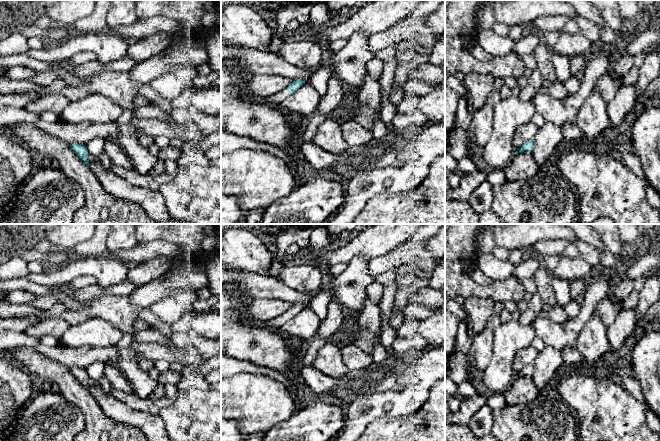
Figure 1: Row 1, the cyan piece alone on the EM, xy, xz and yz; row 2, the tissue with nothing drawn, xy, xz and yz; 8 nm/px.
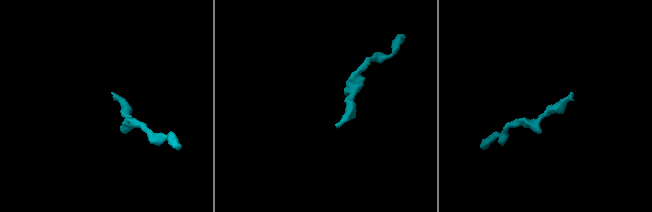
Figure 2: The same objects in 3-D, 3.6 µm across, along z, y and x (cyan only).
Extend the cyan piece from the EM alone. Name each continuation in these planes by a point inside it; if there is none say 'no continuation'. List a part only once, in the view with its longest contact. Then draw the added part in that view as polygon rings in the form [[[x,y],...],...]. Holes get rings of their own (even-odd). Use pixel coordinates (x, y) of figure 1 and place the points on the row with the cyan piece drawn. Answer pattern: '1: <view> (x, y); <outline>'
1: xz (277, 98); [[[284,89],[272,96],[267,97],[266,99],[264,99],[264,101],[270,105],[278,105],[279,103],[284,101],[289,96],[290,96],[290,94],[288,93],[288,91],[286,89]]]

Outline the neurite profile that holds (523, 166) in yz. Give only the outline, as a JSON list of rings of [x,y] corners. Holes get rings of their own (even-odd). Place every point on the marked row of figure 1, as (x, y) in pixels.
[[[531,152],[518,153],[503,169],[508,181],[524,181],[533,178],[539,168]]]

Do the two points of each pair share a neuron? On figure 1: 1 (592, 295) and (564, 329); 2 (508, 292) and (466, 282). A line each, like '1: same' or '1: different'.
1: same
2: same

